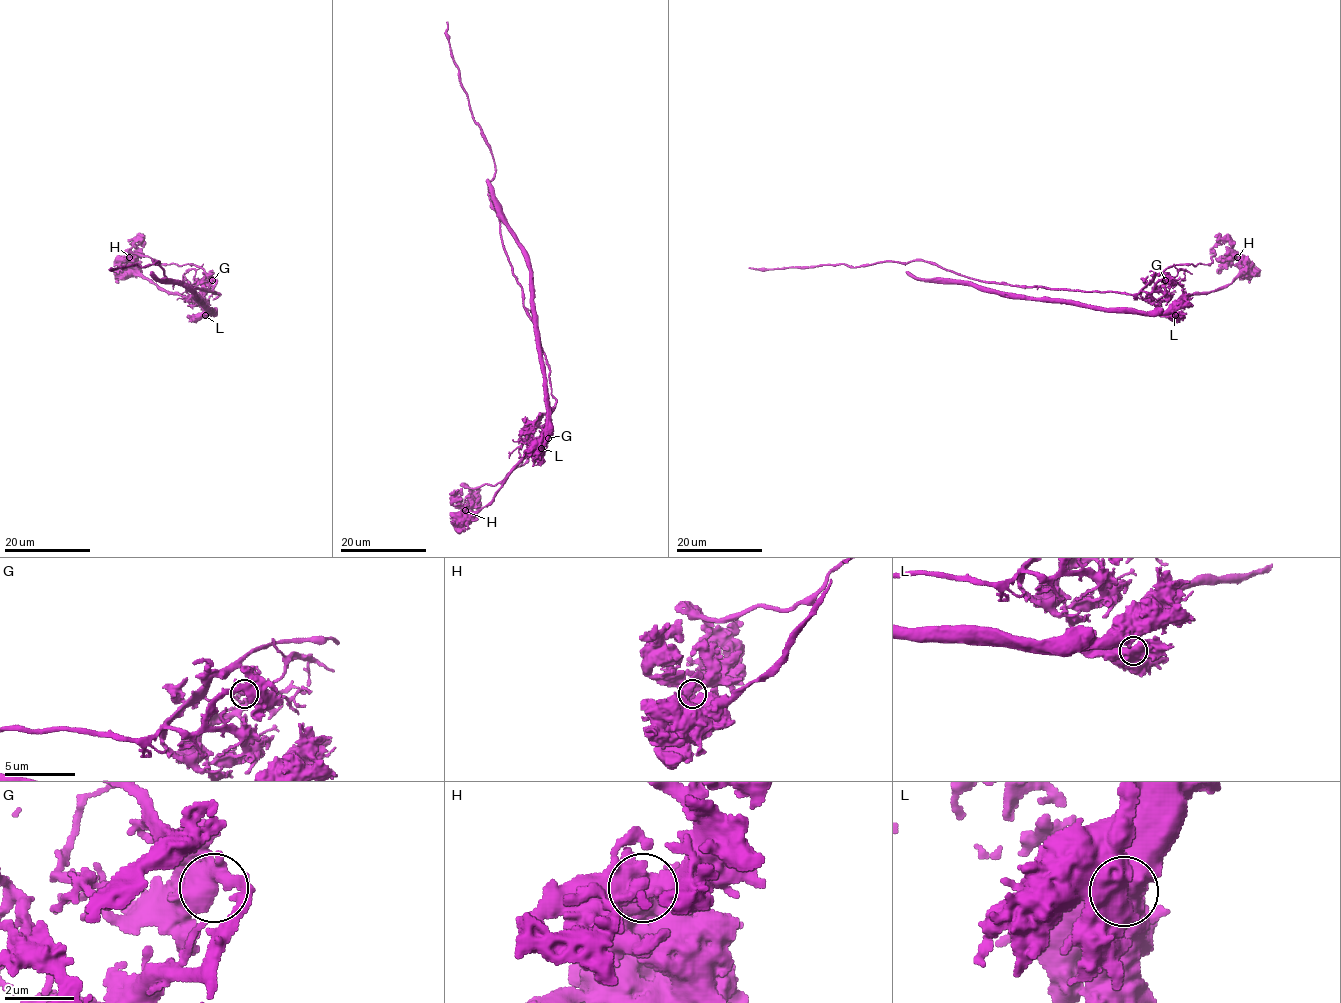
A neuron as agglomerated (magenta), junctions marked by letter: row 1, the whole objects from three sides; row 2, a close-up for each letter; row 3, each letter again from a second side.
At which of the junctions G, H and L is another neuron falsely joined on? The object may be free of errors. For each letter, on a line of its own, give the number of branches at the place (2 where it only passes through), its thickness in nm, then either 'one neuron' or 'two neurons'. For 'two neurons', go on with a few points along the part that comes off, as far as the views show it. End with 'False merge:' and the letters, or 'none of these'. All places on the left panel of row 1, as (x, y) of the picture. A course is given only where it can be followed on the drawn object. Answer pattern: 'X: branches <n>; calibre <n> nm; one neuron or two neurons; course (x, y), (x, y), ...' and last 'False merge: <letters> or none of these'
G: branches 2; calibre 500 nm; one neuron
H: branches 3; calibre 550 nm; two neurons; course (129, 257), (133, 239), (131, 250), (200, 267), (203, 284), (220, 294), (172, 282), (159, 261), (112, 268)
L: branches 2; calibre 650 nm; one neuron
False merge: H

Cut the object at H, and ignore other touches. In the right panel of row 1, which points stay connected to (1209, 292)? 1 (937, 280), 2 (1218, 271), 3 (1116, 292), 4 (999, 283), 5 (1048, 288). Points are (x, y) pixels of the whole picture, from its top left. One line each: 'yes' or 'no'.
1: yes
2: no
3: no
4: no
5: no

